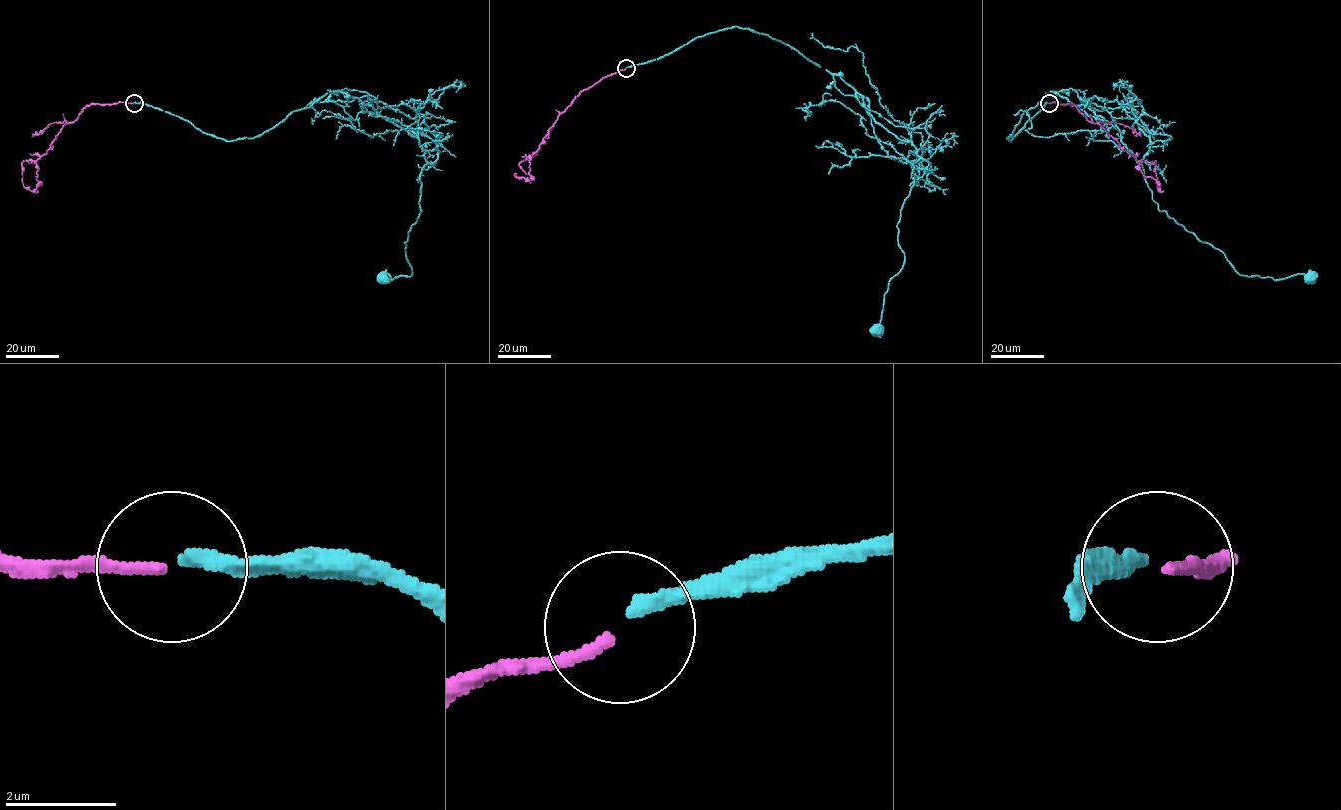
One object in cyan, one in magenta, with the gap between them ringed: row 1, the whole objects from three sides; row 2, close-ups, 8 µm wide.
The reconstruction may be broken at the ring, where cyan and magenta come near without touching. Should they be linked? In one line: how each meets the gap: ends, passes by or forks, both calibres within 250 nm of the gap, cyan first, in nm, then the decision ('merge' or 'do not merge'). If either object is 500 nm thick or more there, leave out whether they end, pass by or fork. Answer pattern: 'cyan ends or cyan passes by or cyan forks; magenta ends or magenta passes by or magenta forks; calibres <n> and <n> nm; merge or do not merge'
cyan ends; magenta ends; calibres 280 and 190 nm; do not merge

